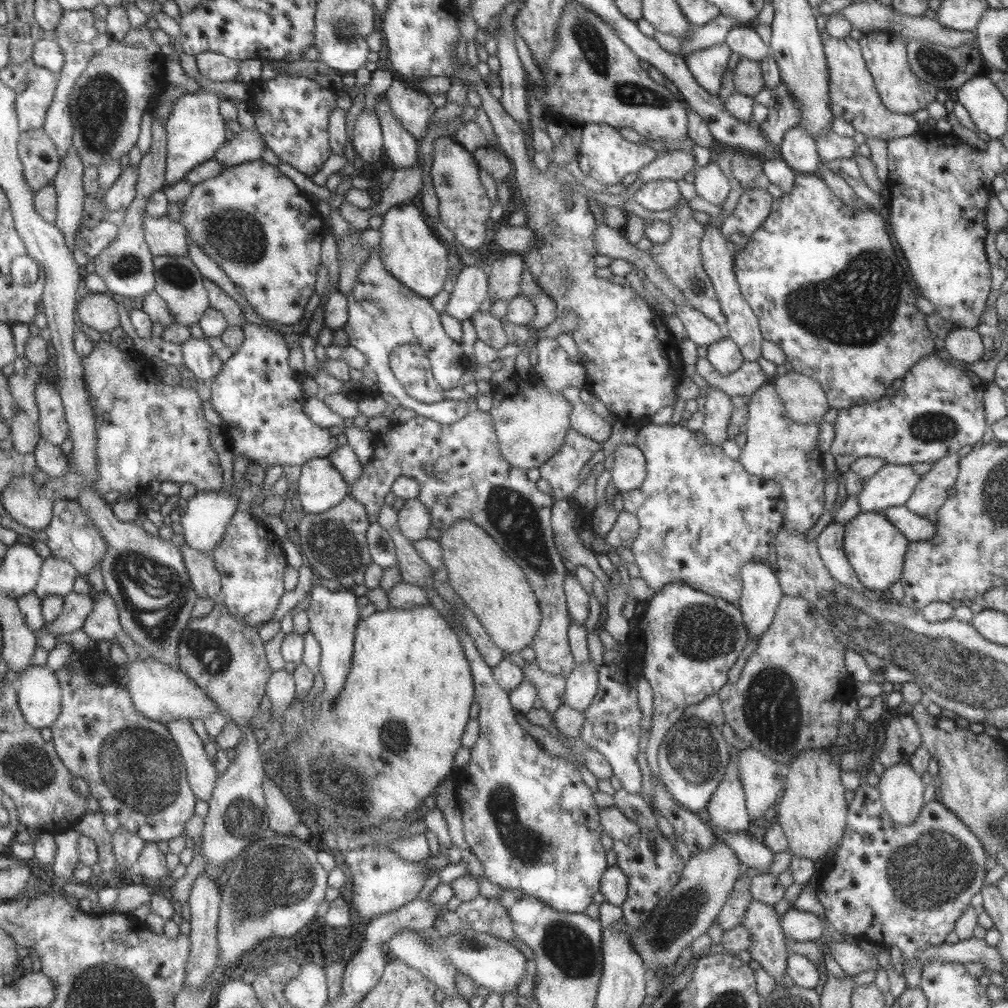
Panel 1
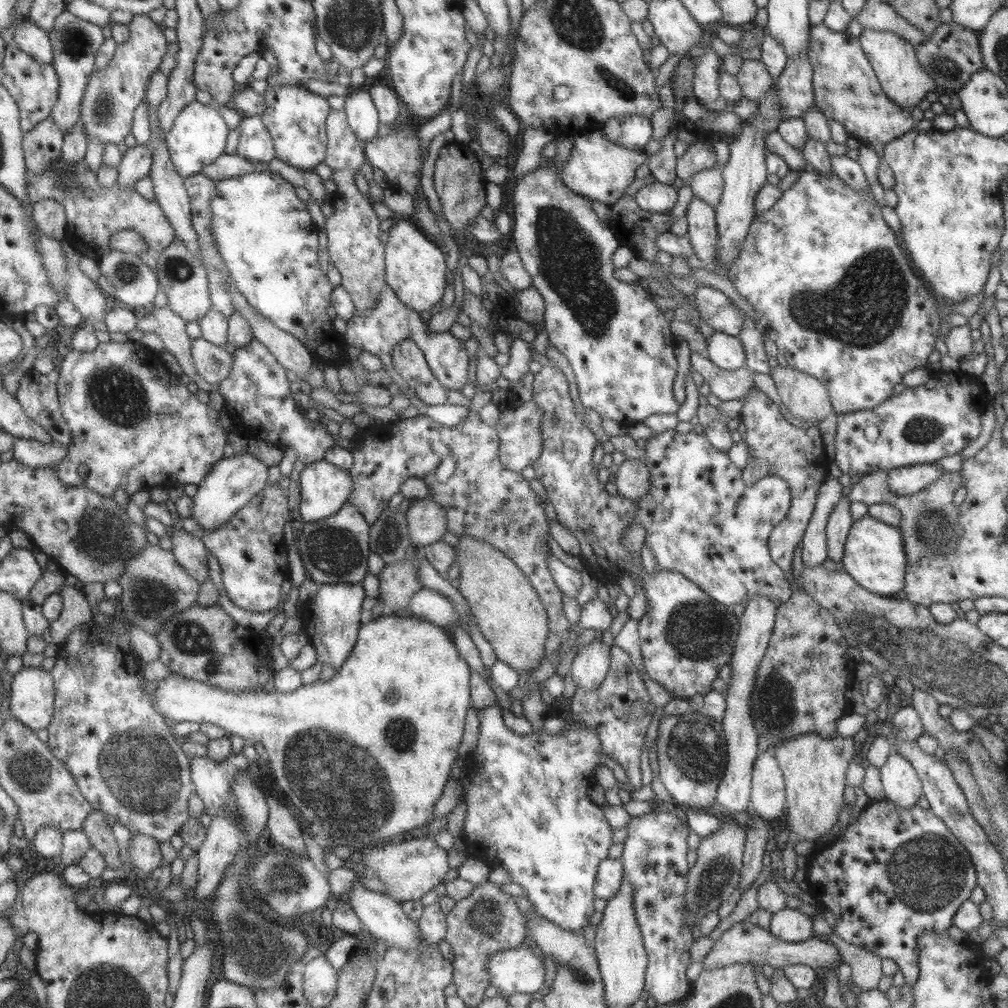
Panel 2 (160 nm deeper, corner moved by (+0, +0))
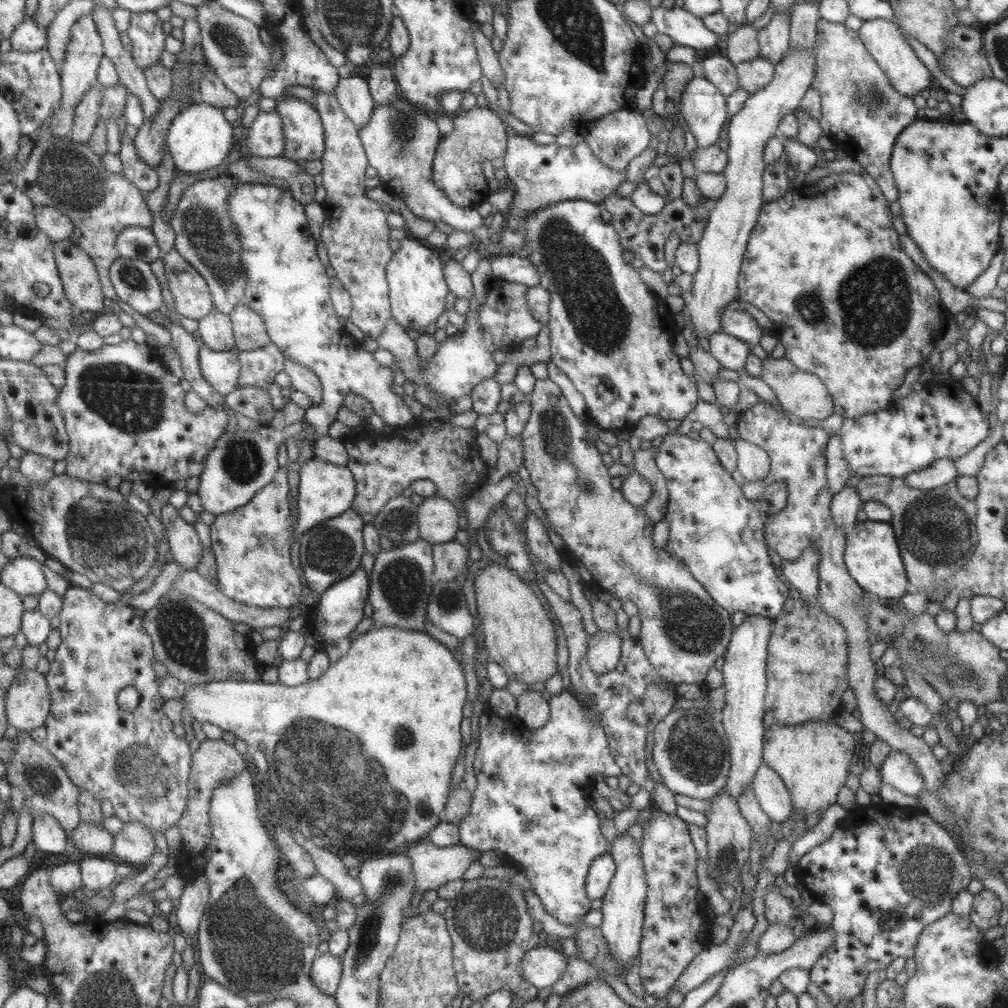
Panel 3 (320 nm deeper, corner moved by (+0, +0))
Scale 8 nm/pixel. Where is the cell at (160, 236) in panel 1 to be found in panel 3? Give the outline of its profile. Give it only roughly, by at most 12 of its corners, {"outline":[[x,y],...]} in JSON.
{"outline":[[45,124],[13,182],[60,209],[106,297],[117,238],[152,230],[146,194]]}

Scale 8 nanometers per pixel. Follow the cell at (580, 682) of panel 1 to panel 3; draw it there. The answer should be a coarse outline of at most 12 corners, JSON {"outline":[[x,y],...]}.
{"outline":[[596,631],[587,637],[586,661],[594,674],[615,669],[620,636]]}

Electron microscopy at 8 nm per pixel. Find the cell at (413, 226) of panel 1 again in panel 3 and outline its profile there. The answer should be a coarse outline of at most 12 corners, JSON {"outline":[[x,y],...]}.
{"outline":[[401,238],[385,268],[390,316],[405,332],[437,321],[445,253]]}

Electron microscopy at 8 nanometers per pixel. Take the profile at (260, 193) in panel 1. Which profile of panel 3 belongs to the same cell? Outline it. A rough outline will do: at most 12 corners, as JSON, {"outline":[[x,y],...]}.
{"outline":[[241,183],[228,214],[243,301],[320,382],[327,435],[347,393],[385,425],[415,416],[339,324],[305,205]]}

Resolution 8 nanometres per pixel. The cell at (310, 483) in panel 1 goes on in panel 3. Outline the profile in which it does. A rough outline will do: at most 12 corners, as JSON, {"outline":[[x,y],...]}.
{"outline":[[300,465],[295,534],[339,516],[356,484],[346,467]]}

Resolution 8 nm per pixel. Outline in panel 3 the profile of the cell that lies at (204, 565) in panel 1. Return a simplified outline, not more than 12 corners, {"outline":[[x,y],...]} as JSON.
{"outline":[[168,501],[160,518],[175,561],[187,569],[204,549],[194,525]]}

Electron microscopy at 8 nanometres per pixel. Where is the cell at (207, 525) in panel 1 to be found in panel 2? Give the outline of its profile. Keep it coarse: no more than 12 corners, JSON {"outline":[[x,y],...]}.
{"outline":[[251,452],[221,458],[196,484],[201,531],[227,522],[267,483]]}

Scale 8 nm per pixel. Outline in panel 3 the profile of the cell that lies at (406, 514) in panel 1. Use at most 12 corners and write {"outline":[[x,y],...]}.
{"outline":[[446,498],[417,500],[419,539],[453,541],[458,510]]}

